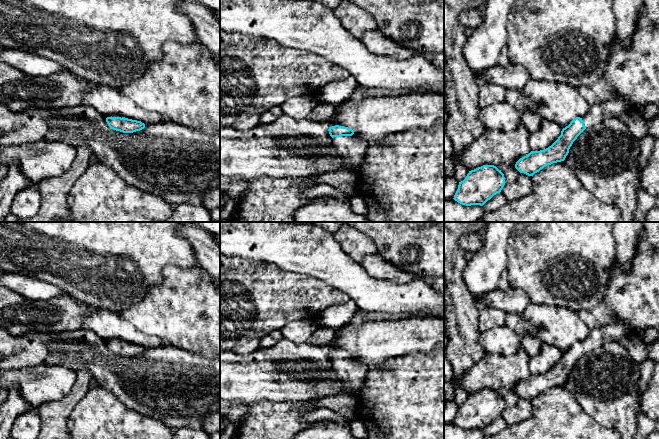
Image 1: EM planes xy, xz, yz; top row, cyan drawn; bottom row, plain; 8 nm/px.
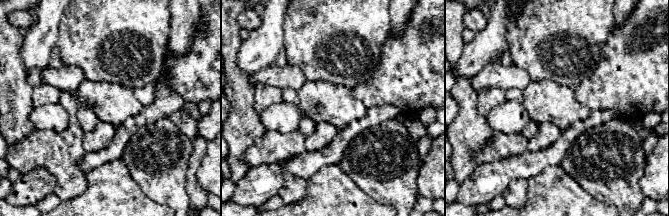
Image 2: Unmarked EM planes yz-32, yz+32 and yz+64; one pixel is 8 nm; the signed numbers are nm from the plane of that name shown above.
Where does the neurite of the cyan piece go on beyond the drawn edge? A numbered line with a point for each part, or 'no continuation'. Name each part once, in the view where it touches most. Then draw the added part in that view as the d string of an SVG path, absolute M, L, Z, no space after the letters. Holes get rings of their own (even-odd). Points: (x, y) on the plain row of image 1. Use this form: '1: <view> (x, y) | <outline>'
1: xz (352, 373) | M340 360L334 361L332 368L338 380L358 390L364 384L369 366L353 360Z

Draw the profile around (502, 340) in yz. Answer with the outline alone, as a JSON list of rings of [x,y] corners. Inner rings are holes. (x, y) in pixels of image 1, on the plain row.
[[[504,325],[480,333],[479,341],[487,353],[512,356],[522,346],[524,337]]]

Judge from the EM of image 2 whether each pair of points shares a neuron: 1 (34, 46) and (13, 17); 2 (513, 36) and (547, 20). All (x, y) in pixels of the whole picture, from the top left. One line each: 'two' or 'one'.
1: two
2: one

